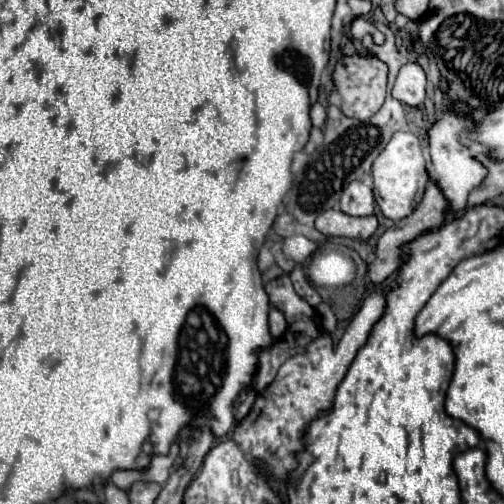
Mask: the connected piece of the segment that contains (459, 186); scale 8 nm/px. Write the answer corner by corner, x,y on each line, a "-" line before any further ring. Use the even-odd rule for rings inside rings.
441,80
439,88
443,90
443,120
435,122
429,130
429,150
431,150
431,180
437,182
445,194
445,198
451,202
453,210
461,210
465,208
467,202
467,194
479,186
479,182
483,182
483,178
487,176
487,170
483,168
483,164
479,164
475,158
469,156
469,148
465,148
459,140
461,134
469,132
473,128
471,120
467,118
467,114
453,114
449,112
449,100
445,96
447,92
447,82

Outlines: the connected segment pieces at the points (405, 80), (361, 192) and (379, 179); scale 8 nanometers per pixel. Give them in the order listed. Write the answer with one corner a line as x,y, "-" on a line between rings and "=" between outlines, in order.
407,62
393,84
393,98
407,106
419,106
425,102
425,72
419,64
=
355,180
343,188
341,212
349,216
369,216
373,214
373,208
375,208
373,192
363,182
=
395,132
383,152
373,160
373,192
377,196
377,204
381,212
391,220
407,218
415,206
421,202
425,186
429,182
425,170
425,158
421,150
421,142
413,132

